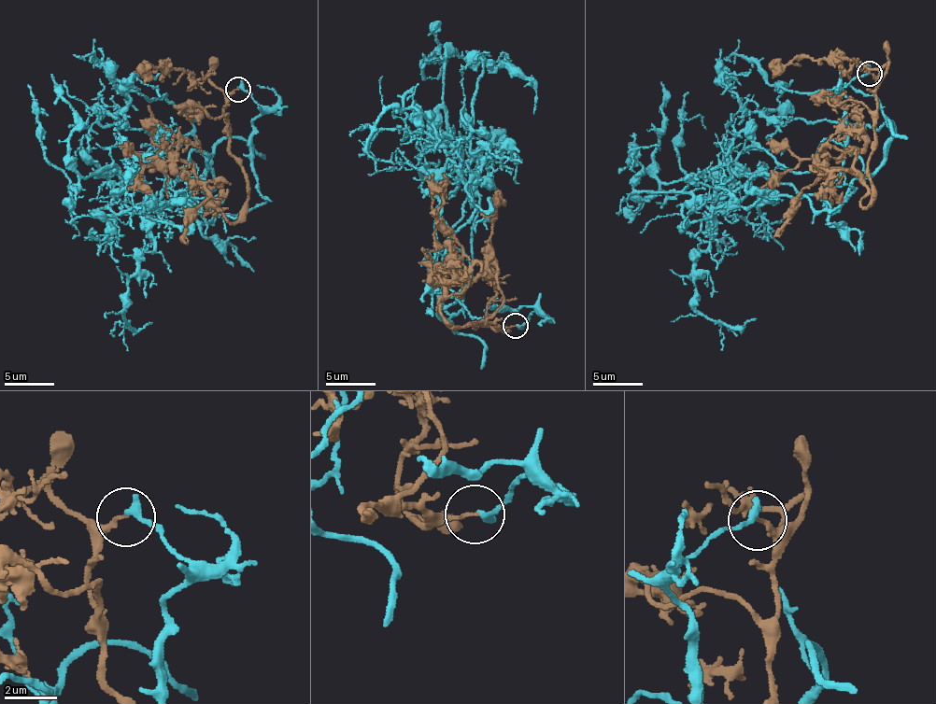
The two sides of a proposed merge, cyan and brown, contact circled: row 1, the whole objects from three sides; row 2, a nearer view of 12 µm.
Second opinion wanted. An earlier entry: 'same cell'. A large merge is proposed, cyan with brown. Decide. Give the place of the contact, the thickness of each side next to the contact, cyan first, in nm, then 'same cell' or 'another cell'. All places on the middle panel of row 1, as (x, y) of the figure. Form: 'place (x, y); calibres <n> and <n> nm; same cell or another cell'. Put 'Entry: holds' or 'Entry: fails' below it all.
place (515, 326); calibres 320 and 120 nm; another cell
Entry: fails

